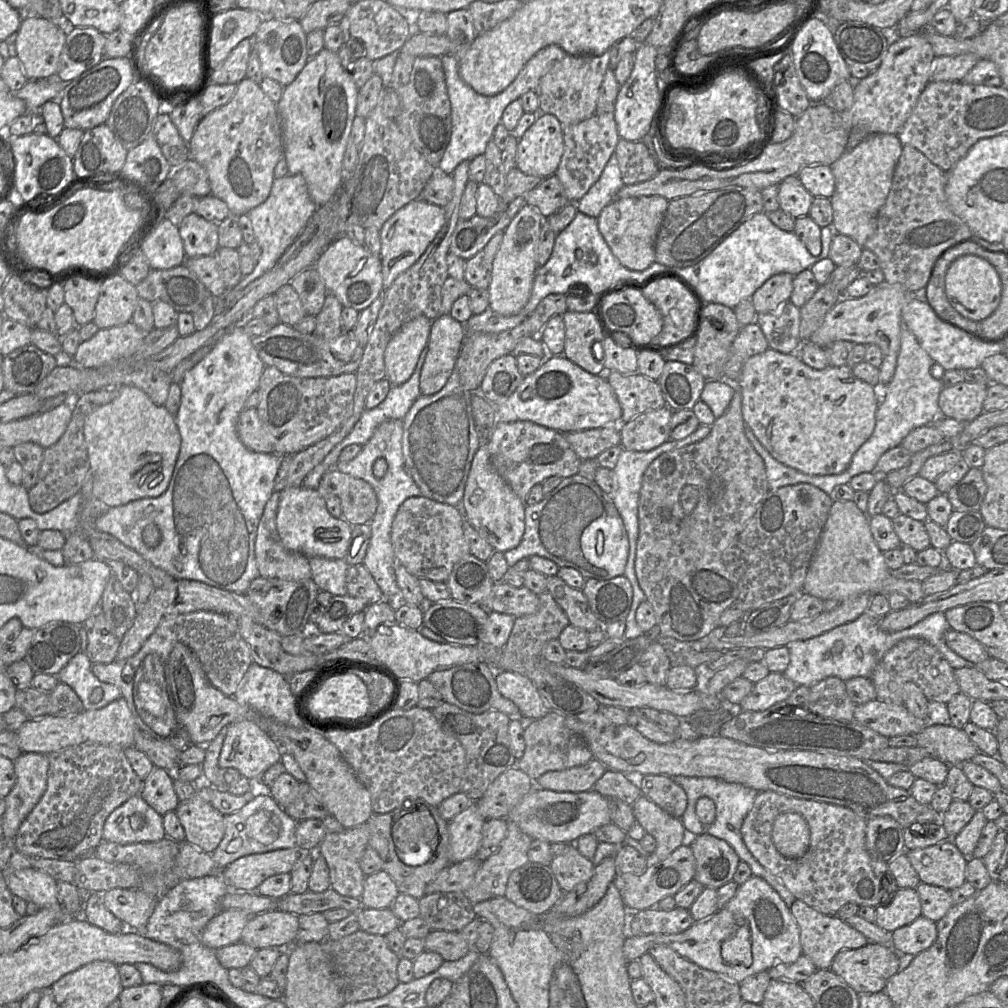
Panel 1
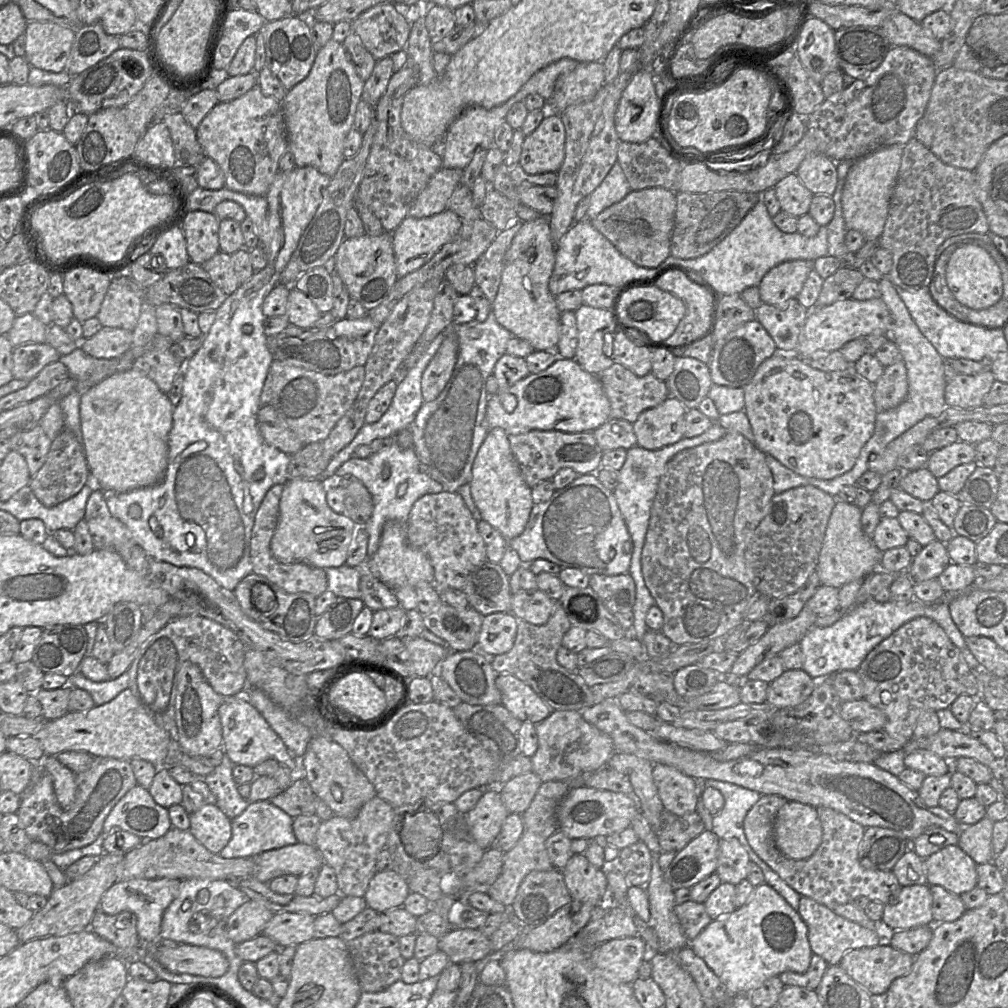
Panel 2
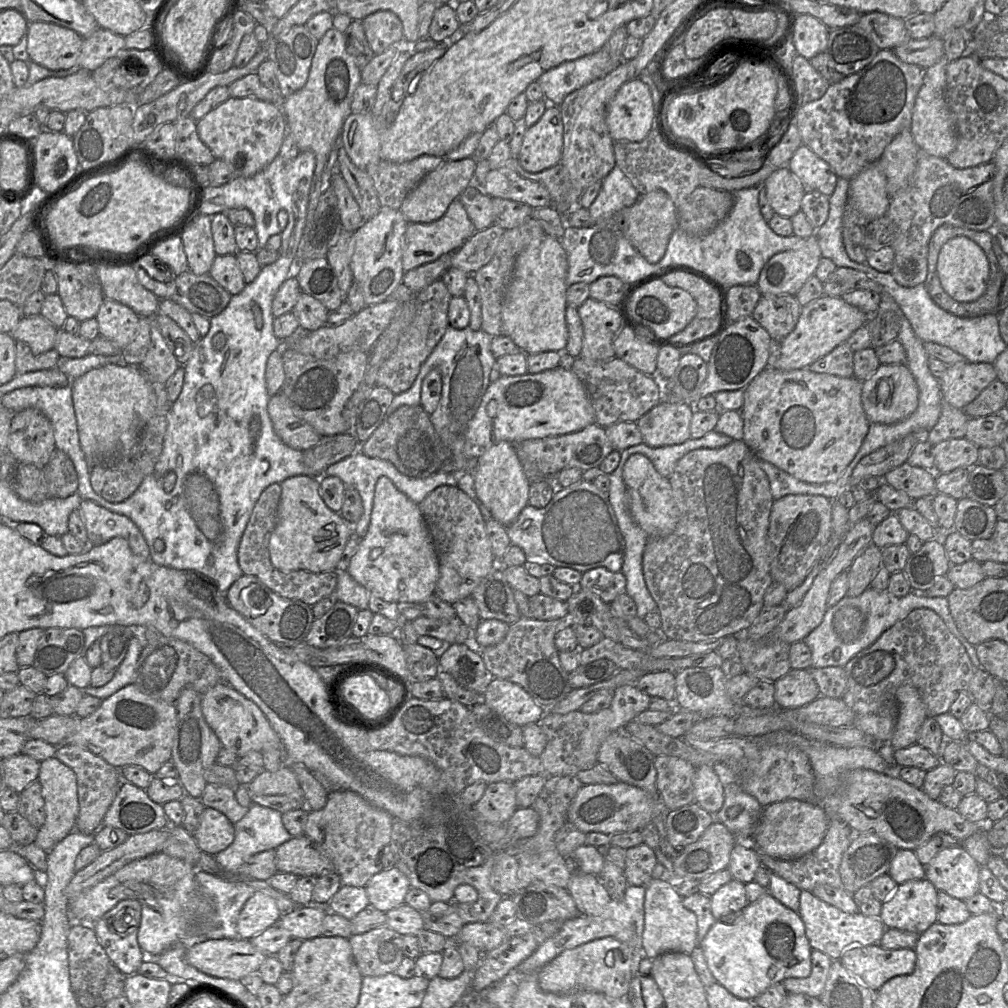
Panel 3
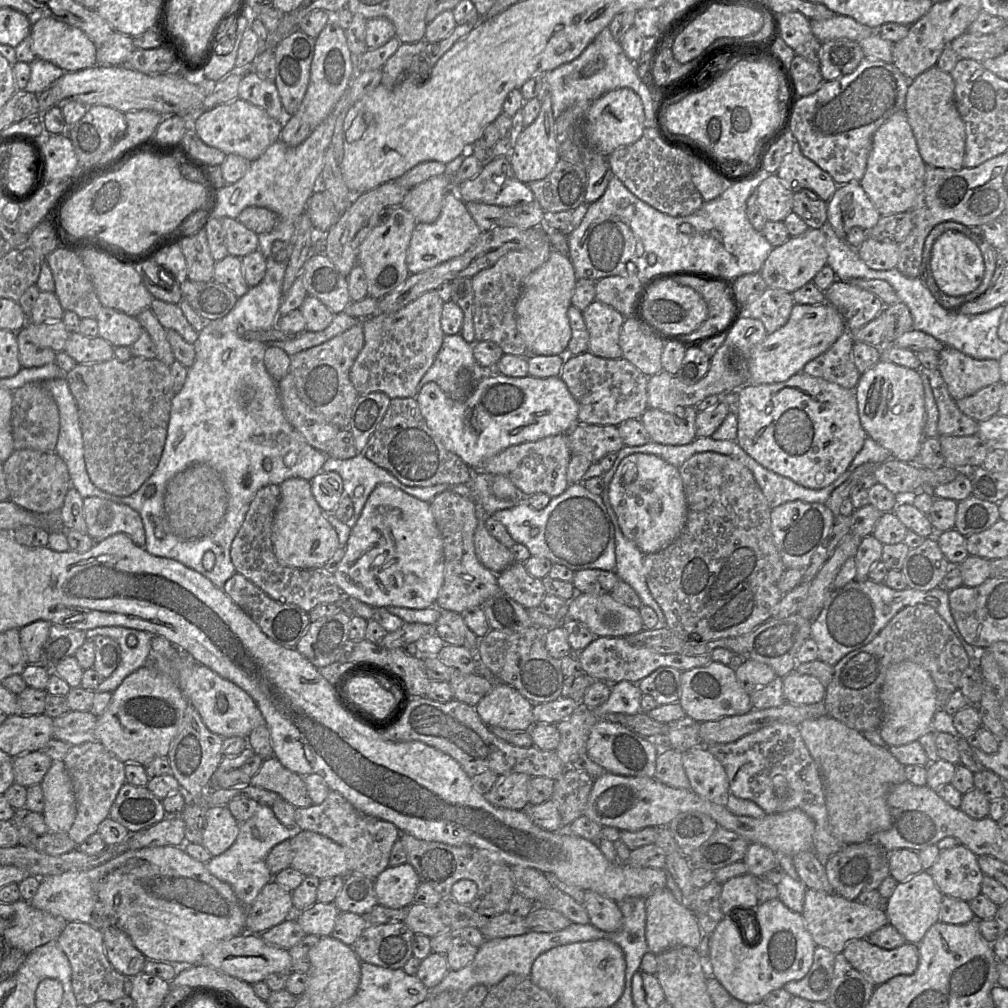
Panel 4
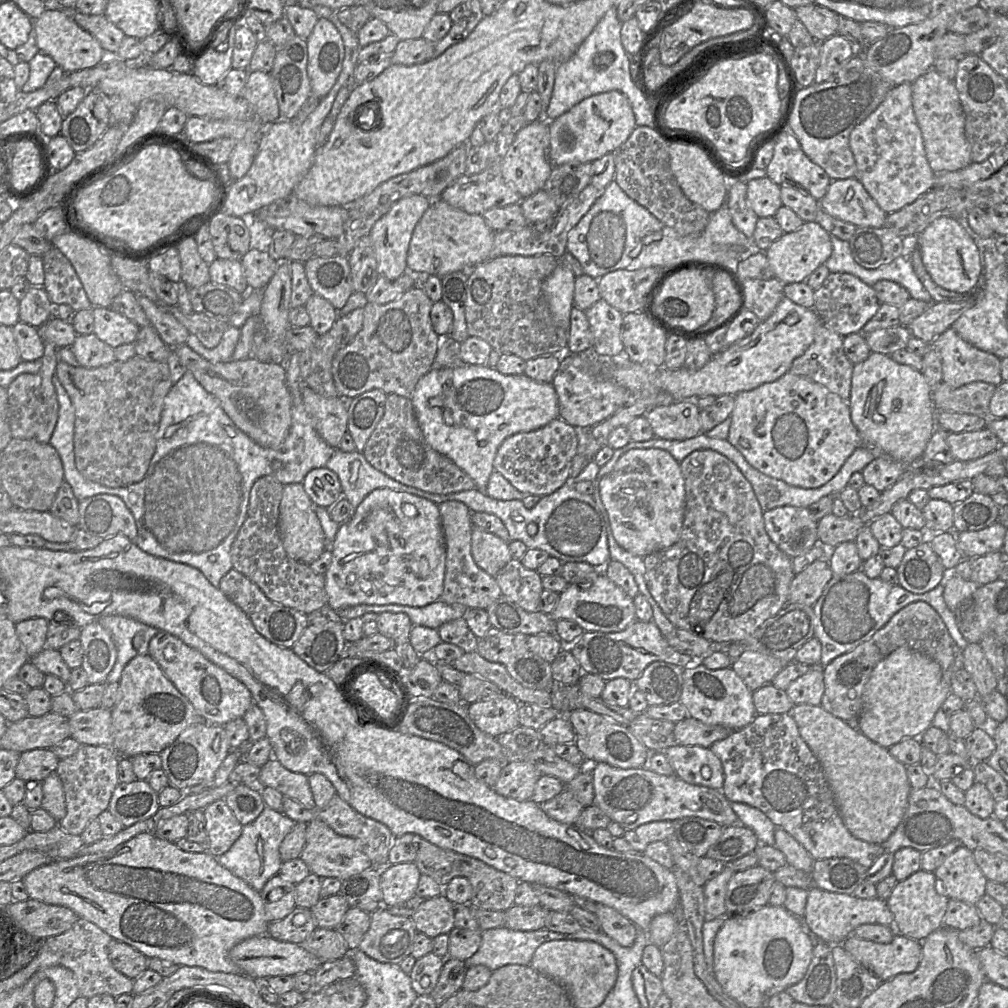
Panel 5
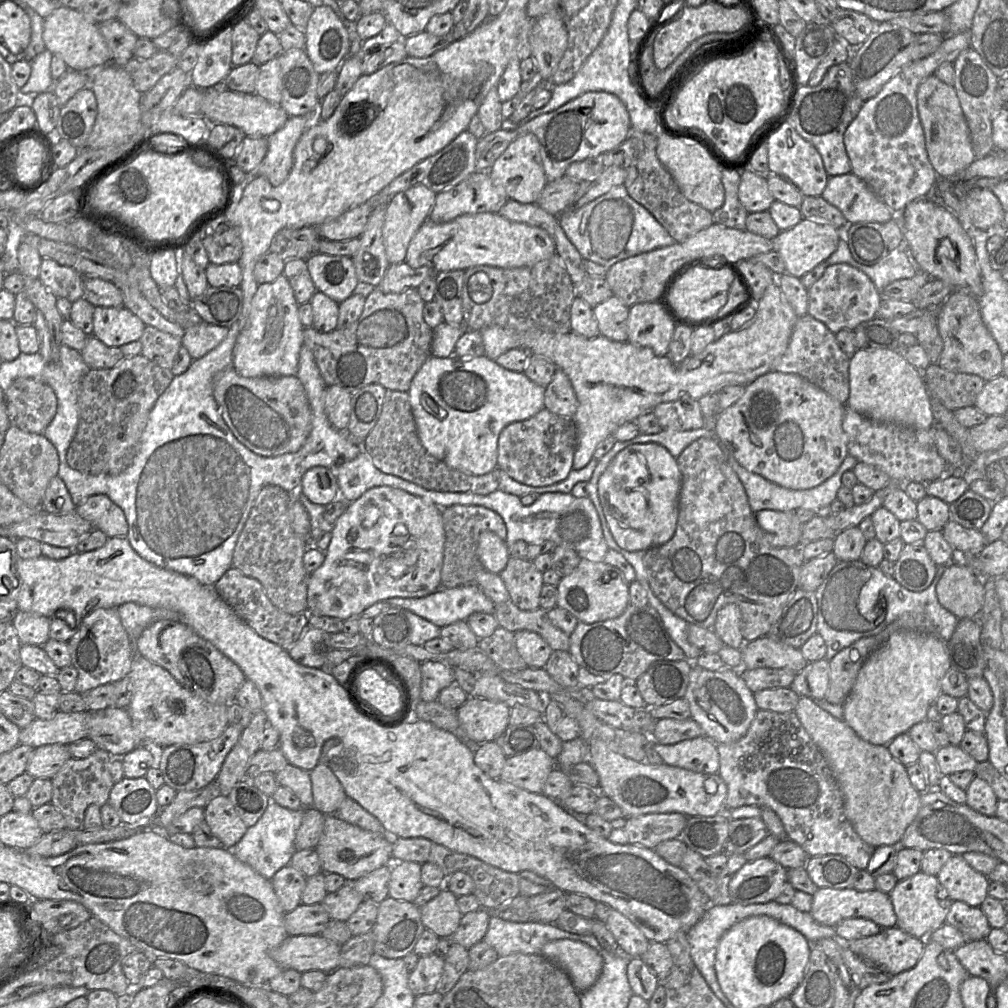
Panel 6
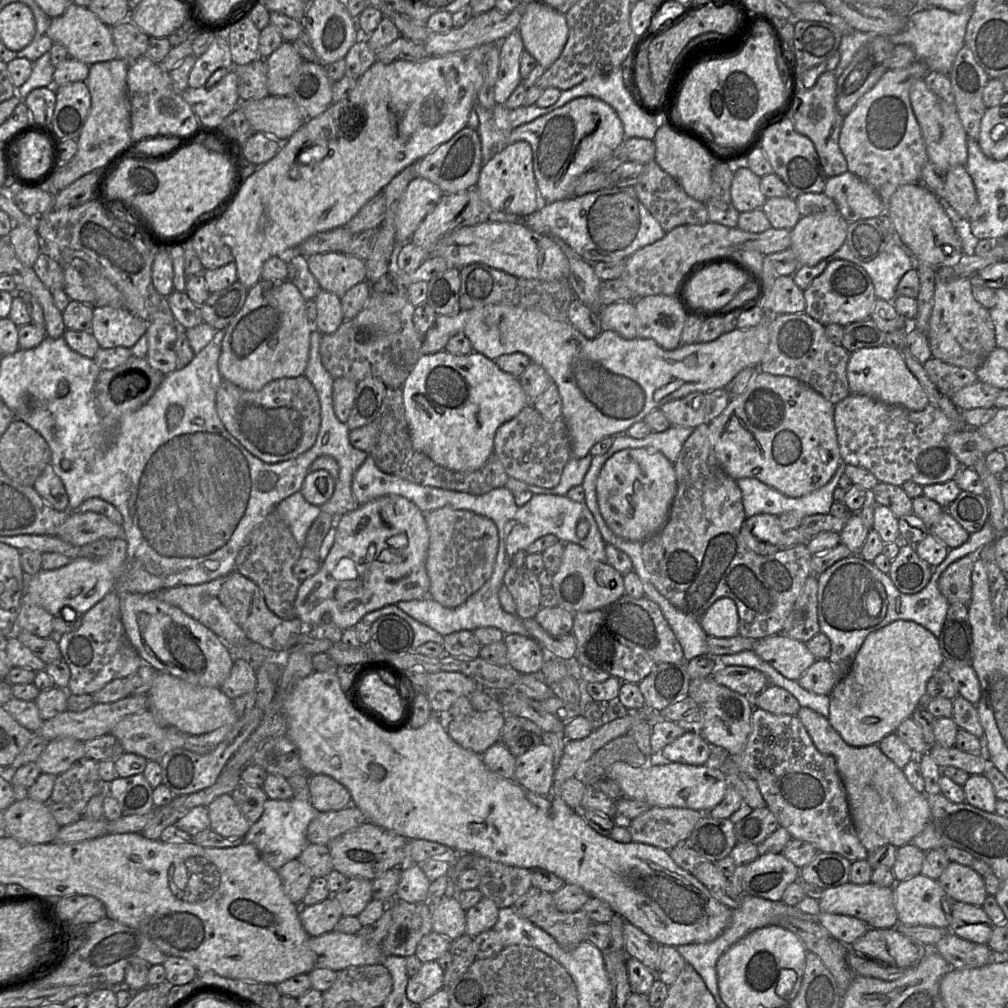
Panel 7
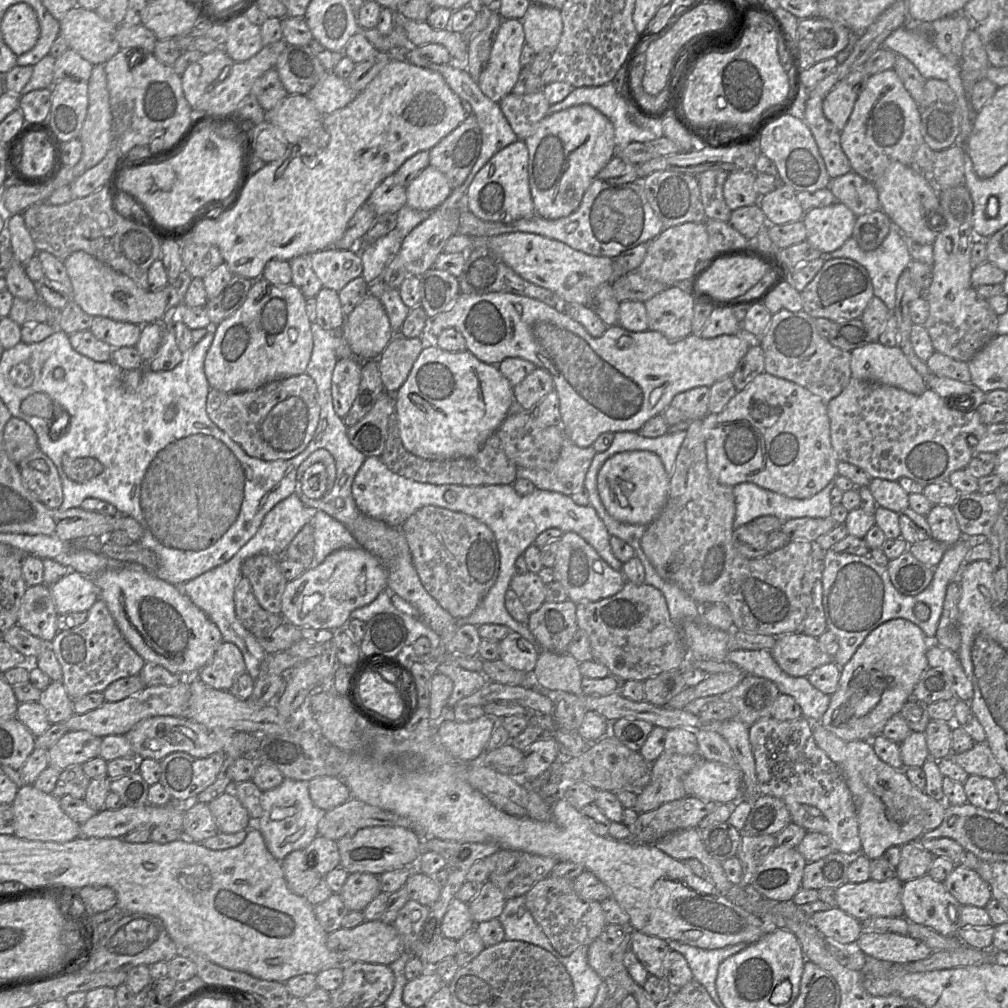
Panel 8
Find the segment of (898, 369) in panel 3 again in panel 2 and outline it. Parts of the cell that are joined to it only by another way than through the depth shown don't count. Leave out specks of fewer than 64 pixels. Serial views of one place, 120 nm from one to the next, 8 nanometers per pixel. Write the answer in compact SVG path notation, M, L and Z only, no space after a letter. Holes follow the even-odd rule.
M903 361L886 366L873 386L877 411L886 411L899 406L908 393L907 371Z

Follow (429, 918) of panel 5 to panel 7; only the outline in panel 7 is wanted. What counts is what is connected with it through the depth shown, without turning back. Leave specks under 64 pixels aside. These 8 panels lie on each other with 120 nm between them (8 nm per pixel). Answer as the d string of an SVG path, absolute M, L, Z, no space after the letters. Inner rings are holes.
M447 895L431 904L432 930L450 941L466 932L466 911L457 895Z

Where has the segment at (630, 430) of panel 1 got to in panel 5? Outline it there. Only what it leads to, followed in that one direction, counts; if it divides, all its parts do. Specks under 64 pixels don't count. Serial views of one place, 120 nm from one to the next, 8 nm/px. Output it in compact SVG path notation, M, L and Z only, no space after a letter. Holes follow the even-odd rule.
M696 400L676 401L671 405L657 406L644 416L657 438L686 440L702 433L700 408Z

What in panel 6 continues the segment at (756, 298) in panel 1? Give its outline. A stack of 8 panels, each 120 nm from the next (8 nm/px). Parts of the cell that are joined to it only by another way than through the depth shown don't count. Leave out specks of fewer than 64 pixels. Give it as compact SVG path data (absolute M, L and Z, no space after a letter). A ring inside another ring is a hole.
M803 218L773 239L773 250L783 259L785 272L801 278L836 251L840 238L841 231L831 224Z

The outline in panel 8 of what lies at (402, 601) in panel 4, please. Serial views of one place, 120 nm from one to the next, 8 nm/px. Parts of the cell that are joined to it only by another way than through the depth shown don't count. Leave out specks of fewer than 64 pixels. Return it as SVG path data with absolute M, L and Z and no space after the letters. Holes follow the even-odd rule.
M360 546L343 548L287 583L281 615L297 627L339 631L346 627L353 610L368 605L387 589L387 581L386 567L372 553Z

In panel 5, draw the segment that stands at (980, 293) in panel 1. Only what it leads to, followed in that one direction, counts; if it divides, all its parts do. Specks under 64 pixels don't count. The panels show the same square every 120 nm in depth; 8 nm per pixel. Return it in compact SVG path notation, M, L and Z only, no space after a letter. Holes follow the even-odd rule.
M940 214L916 235L922 262L933 281L958 293L969 292L981 277L979 250L967 230L950 214Z

